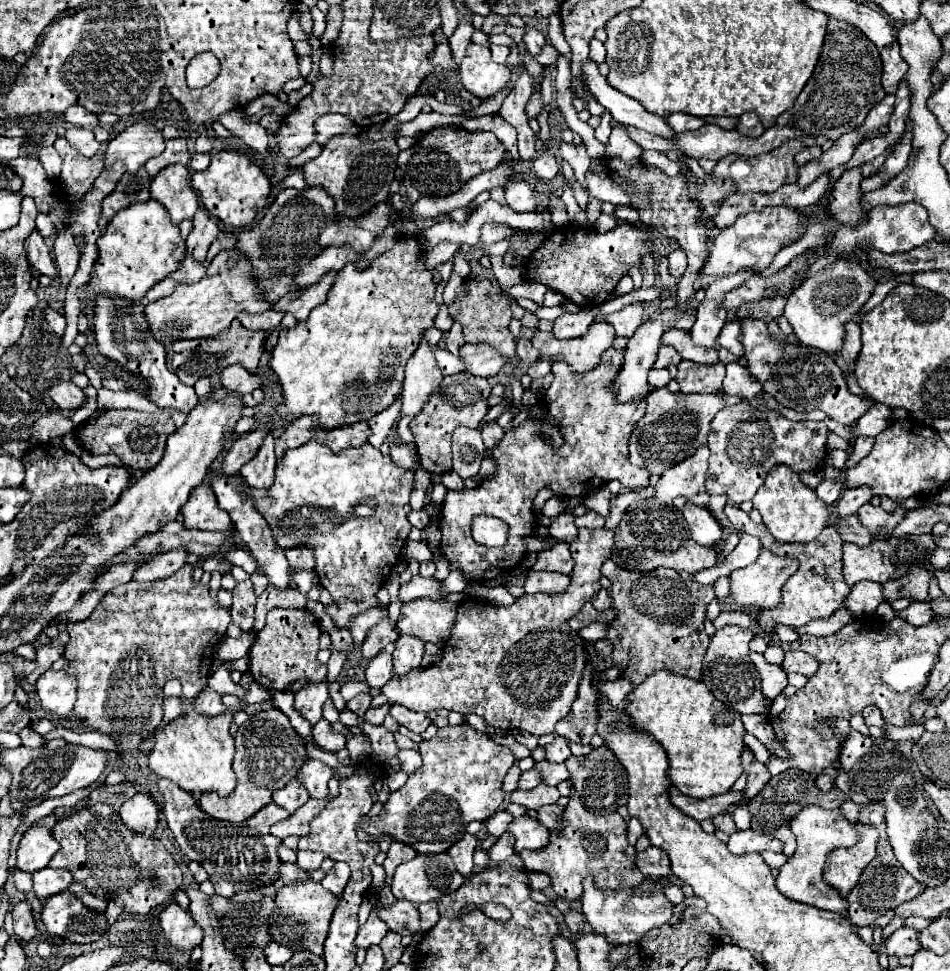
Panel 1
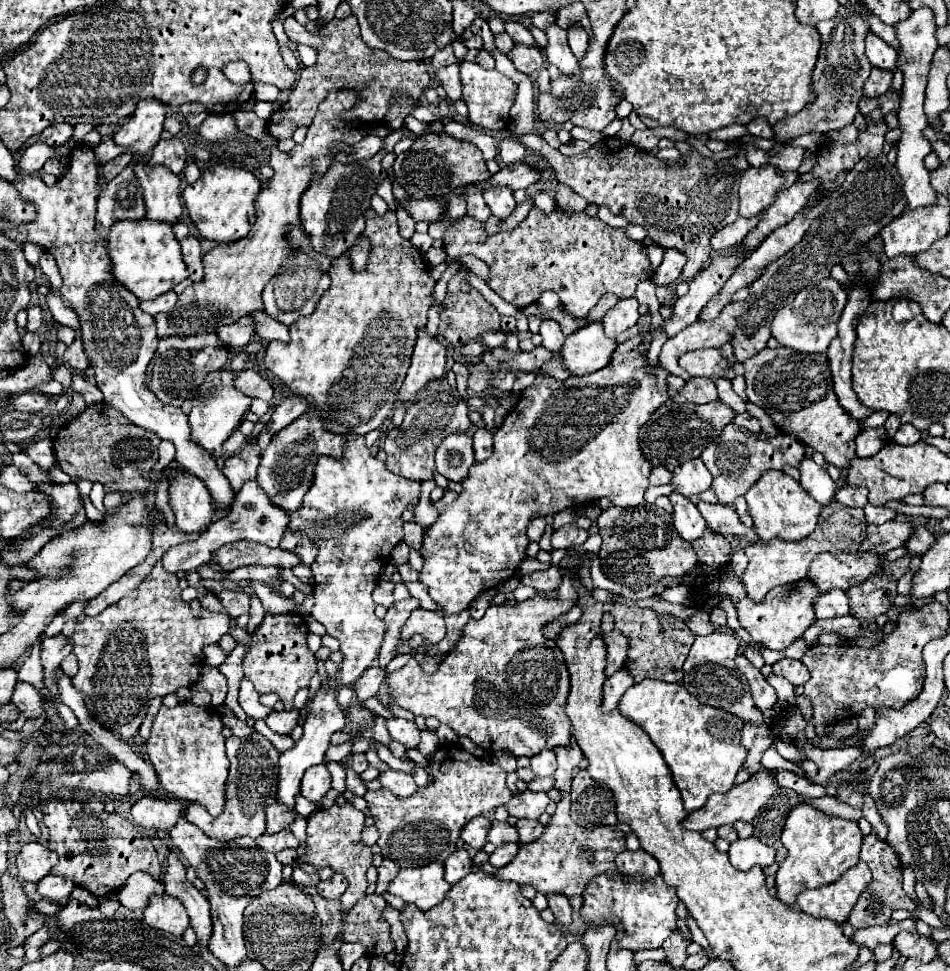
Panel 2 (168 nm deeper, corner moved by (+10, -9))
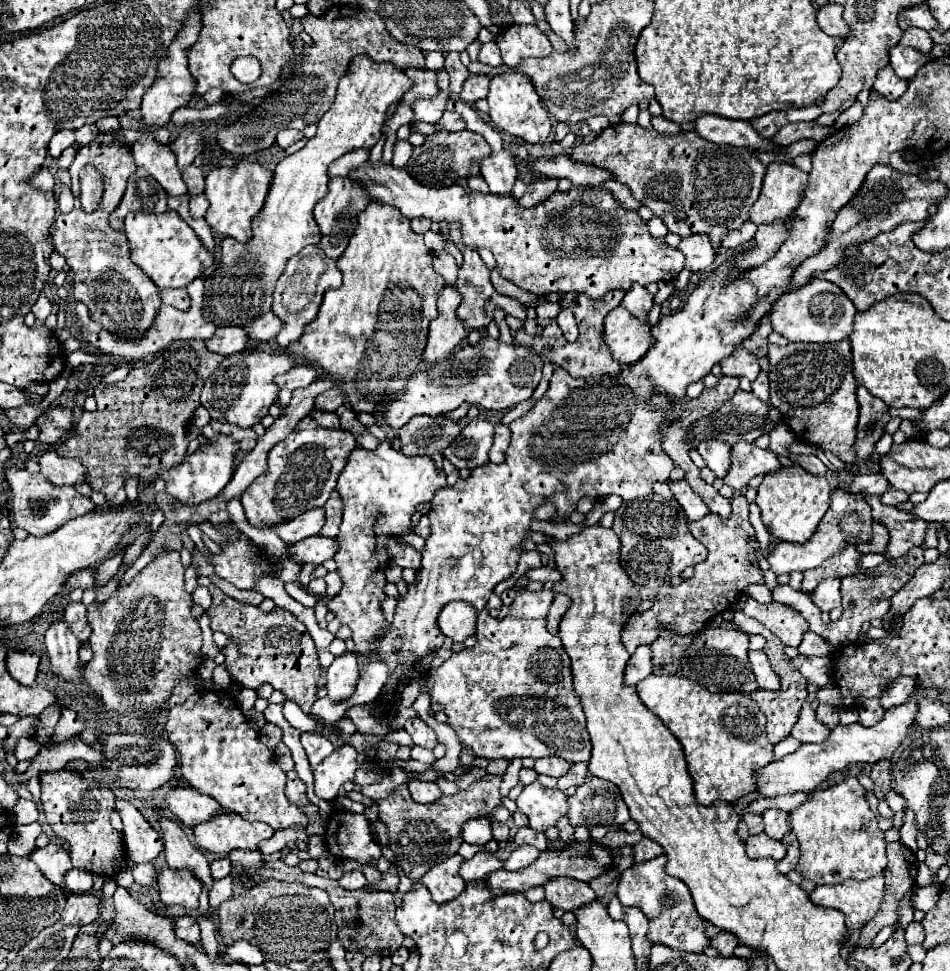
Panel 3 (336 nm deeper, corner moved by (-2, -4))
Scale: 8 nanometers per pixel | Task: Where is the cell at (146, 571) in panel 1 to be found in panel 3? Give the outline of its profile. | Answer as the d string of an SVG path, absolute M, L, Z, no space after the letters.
M313 508L305 514L301 514L299 518L287 520L287 522L279 522L279 524L269 524L265 526L267 530L273 530L285 544L293 544L299 542L307 536L315 536L319 534L319 528L325 522L325 512L323 508Z

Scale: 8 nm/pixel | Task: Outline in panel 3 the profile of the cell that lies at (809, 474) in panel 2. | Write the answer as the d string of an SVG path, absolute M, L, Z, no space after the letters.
M811 454L811 456L791 456L791 460L797 462L799 466L803 466L805 470L809 470L811 474L819 476L819 478L825 478L827 472L829 472L829 468L815 454Z

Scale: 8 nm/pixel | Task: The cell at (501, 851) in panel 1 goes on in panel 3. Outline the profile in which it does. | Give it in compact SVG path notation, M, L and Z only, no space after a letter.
M521 844L517 846L515 850L511 850L509 858L505 860L505 868L507 870L519 870L519 868L525 868L529 866L531 862L535 862L539 856L539 850L531 844Z

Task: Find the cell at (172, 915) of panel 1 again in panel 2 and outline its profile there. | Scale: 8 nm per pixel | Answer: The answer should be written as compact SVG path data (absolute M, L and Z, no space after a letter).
M151 895L143 913L143 921L155 929L165 929L173 937L181 937L189 925L189 917L181 901L171 895Z

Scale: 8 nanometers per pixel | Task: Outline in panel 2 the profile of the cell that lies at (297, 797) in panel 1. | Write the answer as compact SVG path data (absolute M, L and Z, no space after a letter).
M327 677L327 689L319 687L319 691L315 695L309 695L307 701L307 719L303 721L303 739L295 743L293 749L287 749L285 753L281 753L279 757L279 791L277 791L277 799L281 805L293 809L295 807L295 795L299 793L299 785L301 785L301 777L305 773L305 769L309 769L311 765L319 765L325 757L325 751L331 747L331 735L335 731L341 731L347 723L347 713L339 707L337 703L337 677Z

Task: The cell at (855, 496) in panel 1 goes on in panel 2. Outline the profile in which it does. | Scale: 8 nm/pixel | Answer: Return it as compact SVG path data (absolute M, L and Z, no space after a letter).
M843 485L837 489L835 493L835 499L841 503L841 505L847 505L847 507L865 507L867 503L867 487L857 487L857 485Z

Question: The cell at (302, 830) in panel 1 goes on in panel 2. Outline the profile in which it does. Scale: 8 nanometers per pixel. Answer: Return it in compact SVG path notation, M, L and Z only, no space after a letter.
M287 829L287 831L281 831L281 833L275 833L275 835L261 835L257 839L257 847L265 849L265 851L271 851L271 853L279 853L283 849L297 849L299 847L299 841L295 839L295 835Z

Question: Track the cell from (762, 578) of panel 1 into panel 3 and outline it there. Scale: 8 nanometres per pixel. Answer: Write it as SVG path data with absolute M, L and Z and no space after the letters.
M835 490L831 494L827 514L823 516L817 530L813 532L813 536L807 542L803 542L803 544L777 542L775 546L771 546L771 552L769 552L769 558L767 558L769 566L771 566L771 572L775 572L775 576L781 576L781 574L805 572L805 570L817 568L819 564L823 564L831 556L837 556L843 548L869 542L871 534L873 534L871 526L873 526L873 516L871 516L869 502L863 496L855 496L855 494L849 494L845 490Z

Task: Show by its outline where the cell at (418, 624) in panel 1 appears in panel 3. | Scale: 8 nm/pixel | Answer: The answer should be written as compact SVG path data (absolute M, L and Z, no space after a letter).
M449 602L439 612L437 624L441 632L453 642L463 642L467 636L475 634L477 610L467 602Z

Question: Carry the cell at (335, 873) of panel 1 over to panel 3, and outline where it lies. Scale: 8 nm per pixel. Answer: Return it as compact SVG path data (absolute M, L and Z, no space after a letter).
M353 870L353 872L347 872L339 878L339 886L341 888L347 888L347 890L357 890L357 888L363 888L367 884L365 876L359 872L359 870Z

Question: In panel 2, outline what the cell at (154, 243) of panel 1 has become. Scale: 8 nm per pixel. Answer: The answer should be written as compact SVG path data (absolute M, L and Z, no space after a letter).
M151 219L117 221L115 225L111 225L107 251L113 261L113 275L121 285L125 285L131 293L135 293L139 301L155 299L189 277L179 241L175 239L171 225L167 223Z

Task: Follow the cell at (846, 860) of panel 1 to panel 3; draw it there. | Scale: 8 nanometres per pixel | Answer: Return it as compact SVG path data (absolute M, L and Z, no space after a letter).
M877 874L869 880L847 880L835 886L815 886L811 902L825 908L837 908L845 914L849 932L863 928L875 916L885 892L885 878Z

